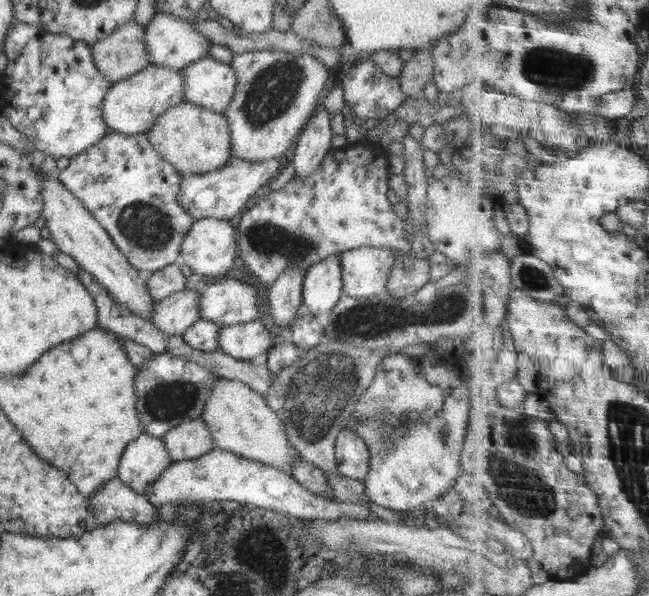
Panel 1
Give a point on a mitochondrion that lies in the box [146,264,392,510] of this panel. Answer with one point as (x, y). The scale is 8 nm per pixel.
(314, 396)

